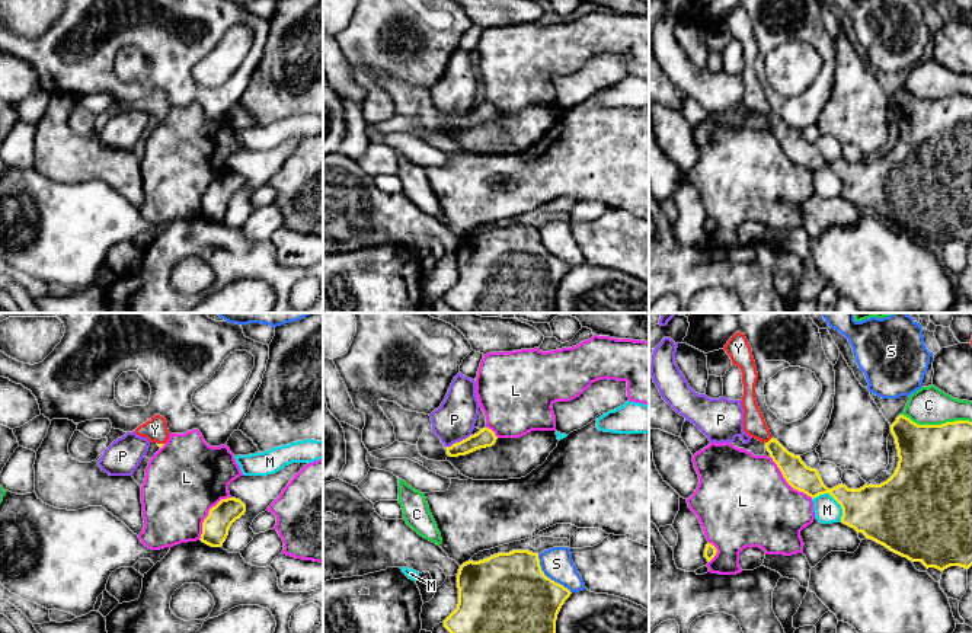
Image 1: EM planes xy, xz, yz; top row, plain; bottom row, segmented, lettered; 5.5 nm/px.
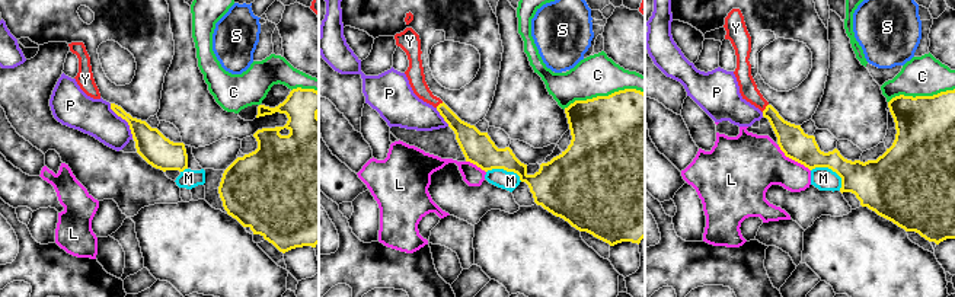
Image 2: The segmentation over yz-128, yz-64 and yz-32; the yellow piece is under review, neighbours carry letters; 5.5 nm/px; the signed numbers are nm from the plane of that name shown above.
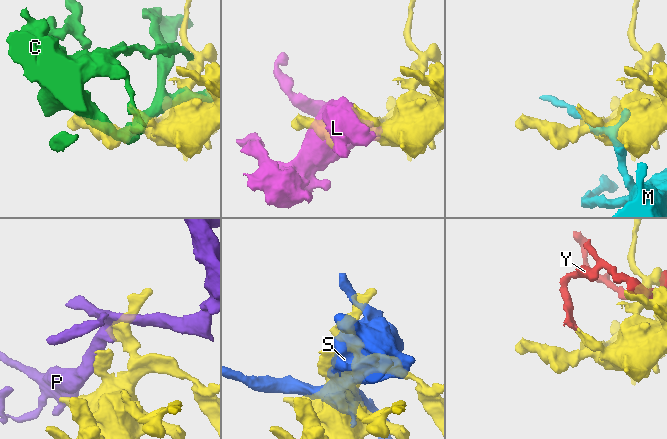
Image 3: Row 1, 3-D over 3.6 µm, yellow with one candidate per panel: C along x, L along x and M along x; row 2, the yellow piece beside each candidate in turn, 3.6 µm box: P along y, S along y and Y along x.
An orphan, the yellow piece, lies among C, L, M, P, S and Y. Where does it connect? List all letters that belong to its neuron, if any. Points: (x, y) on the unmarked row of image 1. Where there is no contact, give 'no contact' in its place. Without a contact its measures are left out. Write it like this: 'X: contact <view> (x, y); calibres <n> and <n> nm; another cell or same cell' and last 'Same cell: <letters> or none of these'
C: contact yz (936, 99); calibres 420 and 200 nm; another cell
L: contact xy (208, 188); calibres 150 and 440 nm; another cell
M: contact yz (834, 172); calibres 280 and 150 nm; another cell
P: contact xz (460, 115); calibres 100 and 220 nm; another cell
S: contact xz (549, 252); calibres 480 and 170 nm; another cell
Y: contact yz (770, 114); calibres 150 and 120 nm; same cell
Same cell: Y

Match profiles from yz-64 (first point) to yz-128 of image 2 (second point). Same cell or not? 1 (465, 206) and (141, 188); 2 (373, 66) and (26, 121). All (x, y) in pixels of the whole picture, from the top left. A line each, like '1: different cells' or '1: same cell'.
1: same cell
2: same cell

